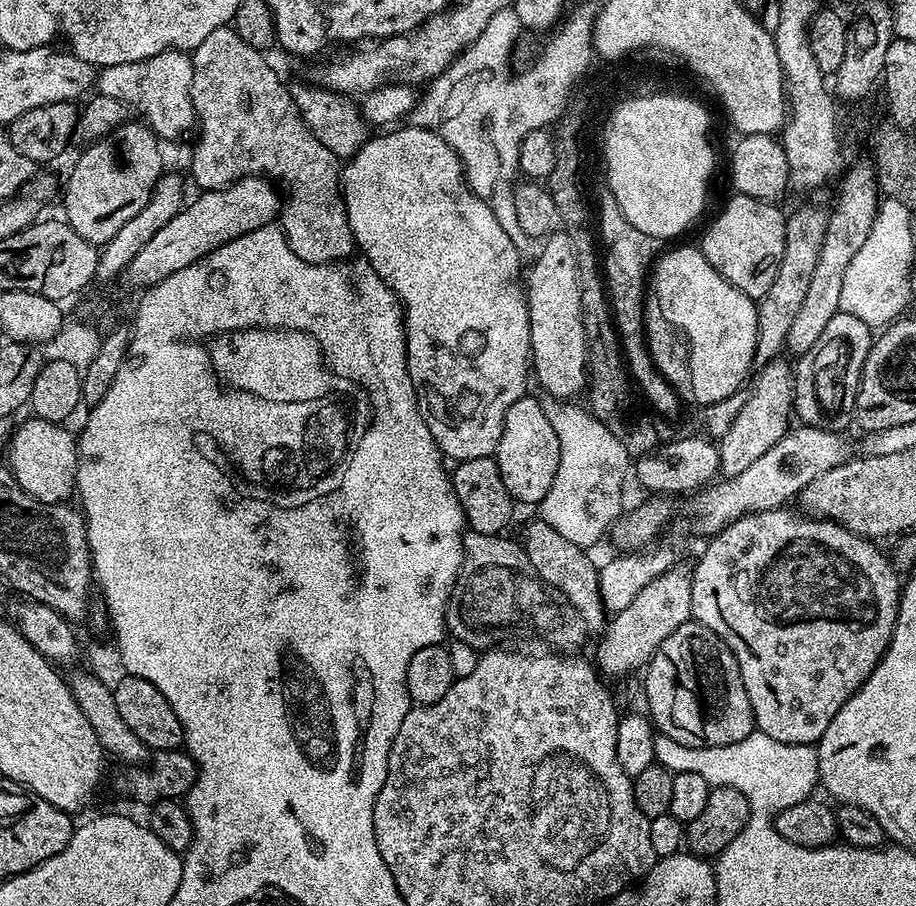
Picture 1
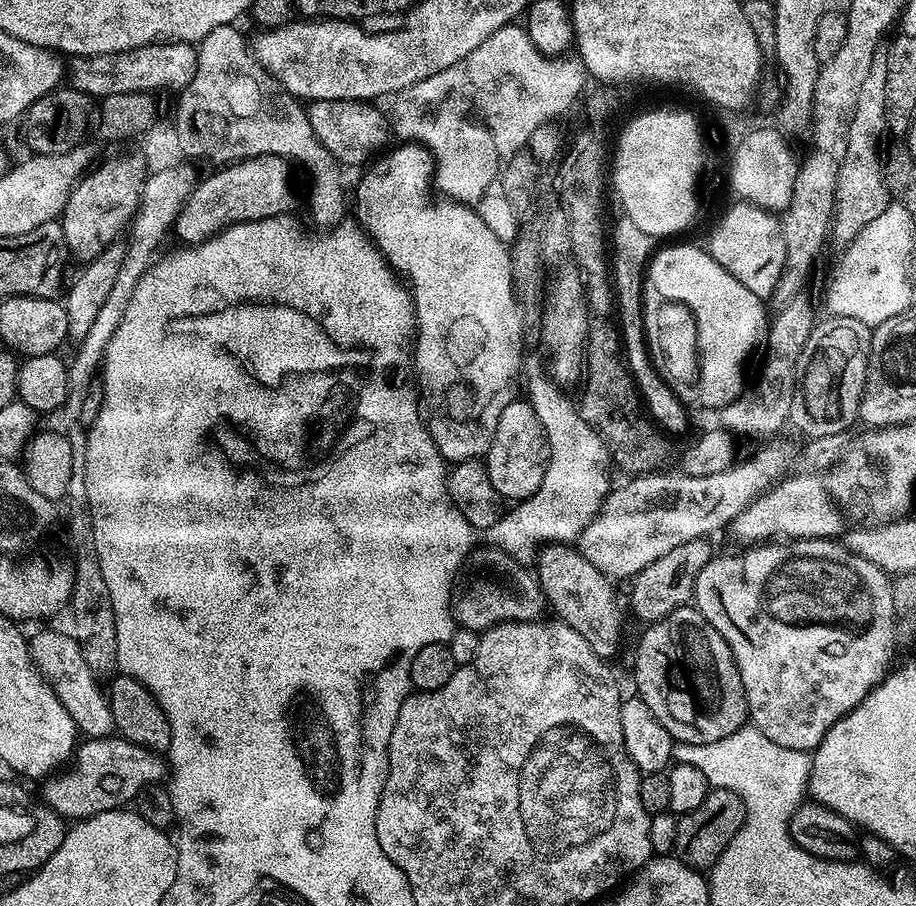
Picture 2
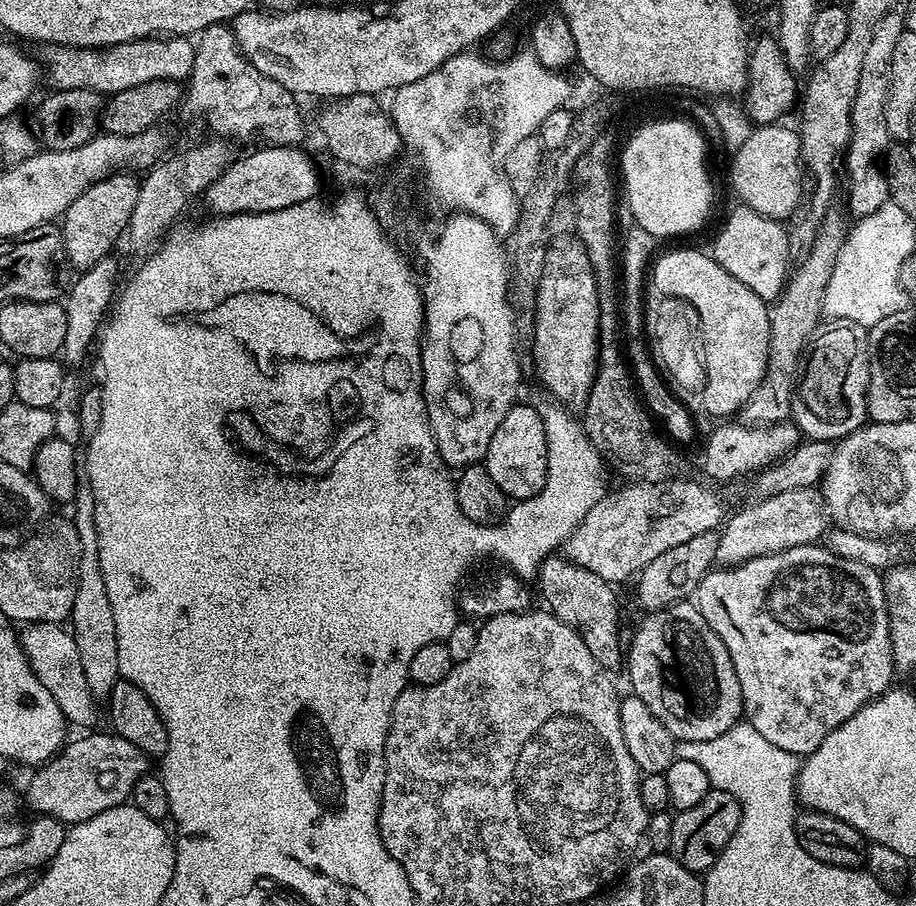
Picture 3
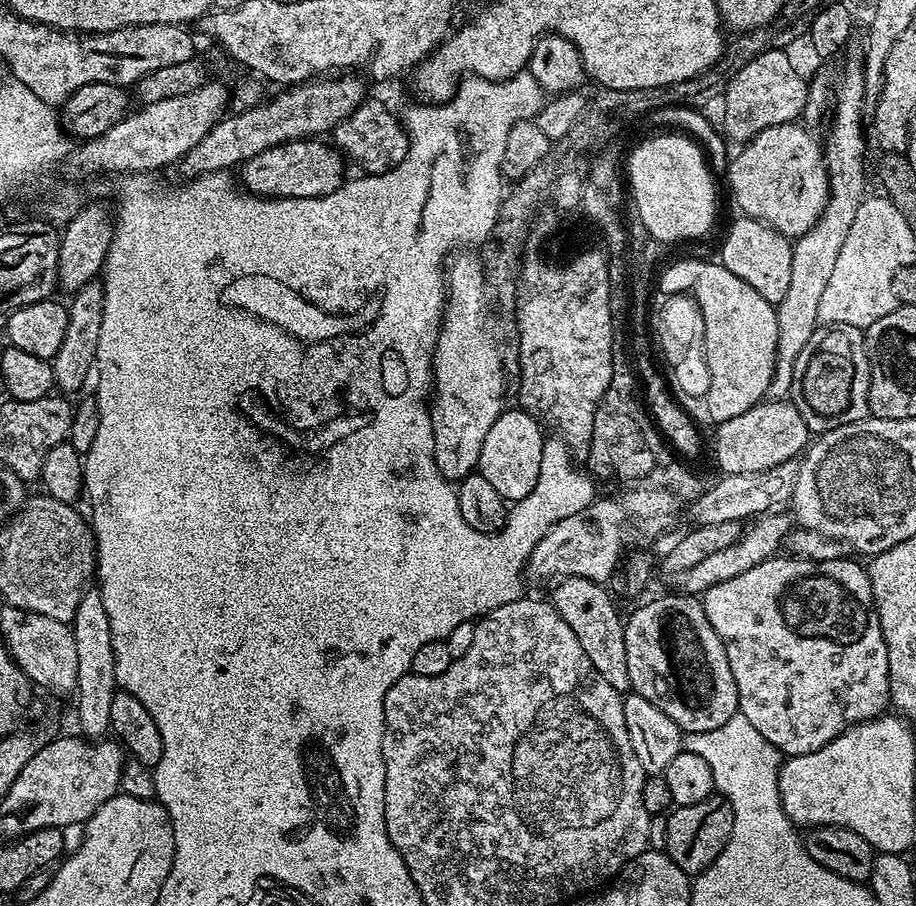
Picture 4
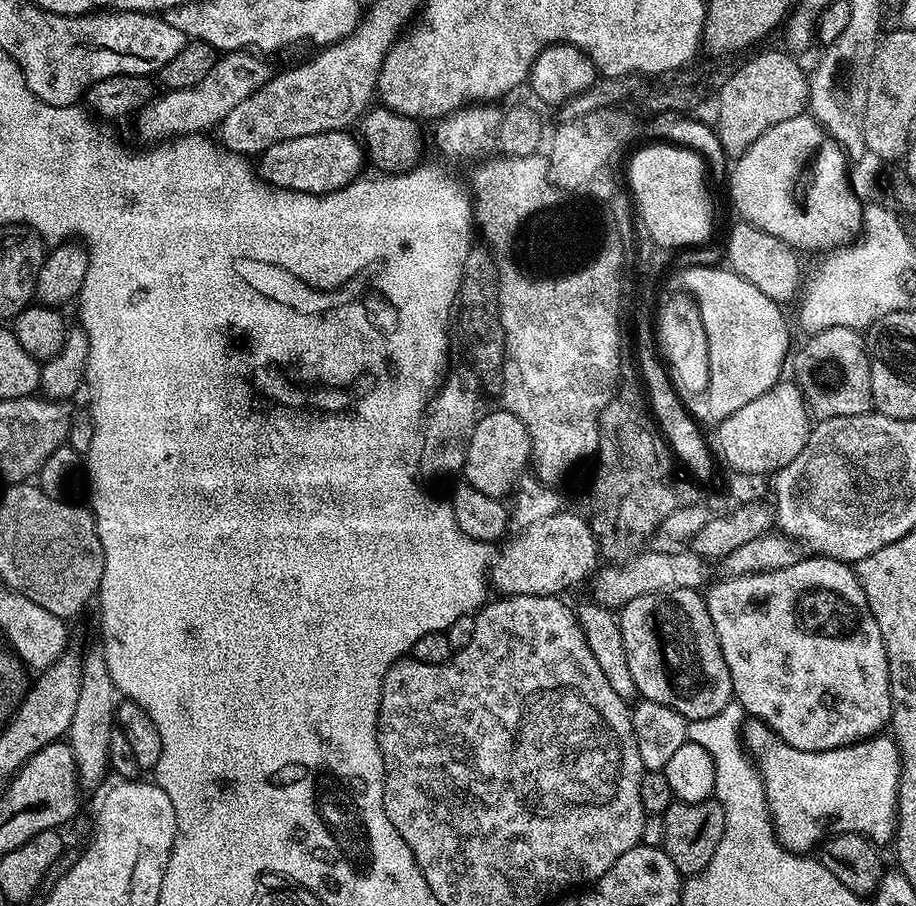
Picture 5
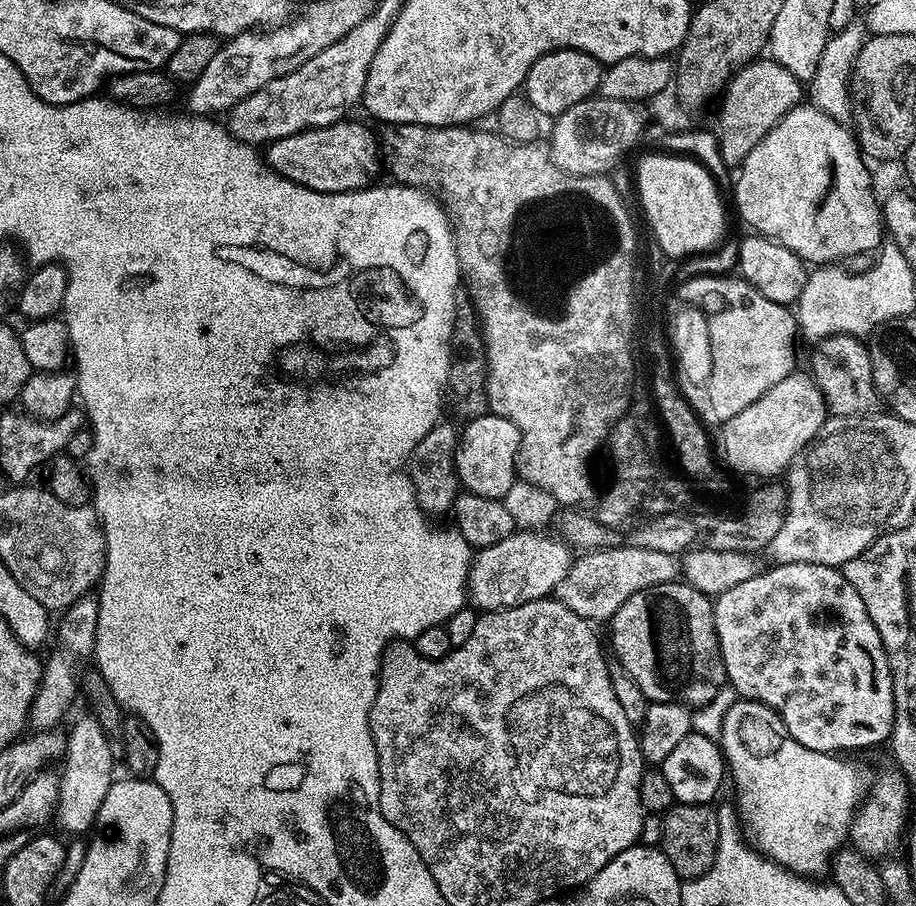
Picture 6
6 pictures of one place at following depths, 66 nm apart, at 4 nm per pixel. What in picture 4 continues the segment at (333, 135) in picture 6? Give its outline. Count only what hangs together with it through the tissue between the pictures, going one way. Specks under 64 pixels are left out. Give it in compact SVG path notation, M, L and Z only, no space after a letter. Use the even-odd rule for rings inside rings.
M320 138L307 140L289 140L287 144L279 144L270 150L262 150L262 154L254 154L239 169L238 180L253 196L281 196L282 198L318 198L338 190L342 183L340 175L344 172L345 161L341 153L331 143L323 144Z

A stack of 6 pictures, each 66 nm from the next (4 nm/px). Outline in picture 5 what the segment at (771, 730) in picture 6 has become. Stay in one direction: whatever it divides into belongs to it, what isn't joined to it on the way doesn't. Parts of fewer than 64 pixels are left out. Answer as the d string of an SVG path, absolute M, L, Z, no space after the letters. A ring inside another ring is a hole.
M751 718L745 719L742 724L742 743L745 749L764 748L760 752L760 760L758 759L758 767L760 777L764 783L764 793L768 799L768 813L772 815L772 827L776 829L776 839L789 848L792 852L808 854L817 846L824 843L828 837L842 835L844 832L855 832L860 836L865 836L876 846L881 844L891 845L896 838L896 796L900 793L900 752L896 748L896 741L891 735L881 734L871 736L859 744L847 744L845 748L835 748L834 750L826 750L825 752L807 752L806 750L794 750L788 744L781 741L776 733L771 732L761 720Z

